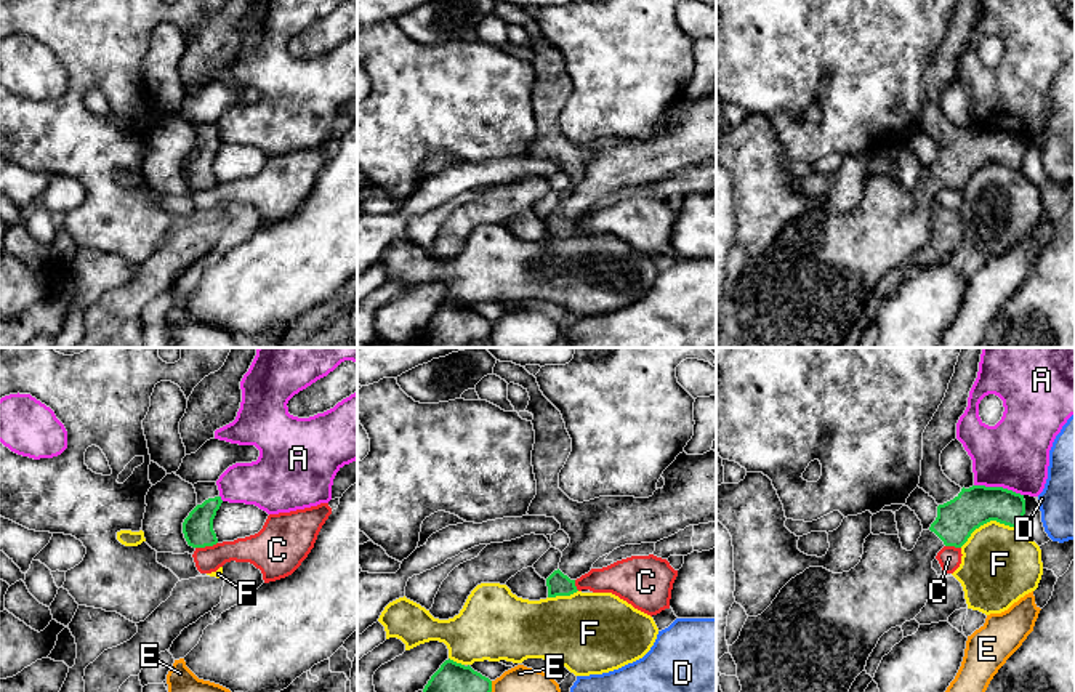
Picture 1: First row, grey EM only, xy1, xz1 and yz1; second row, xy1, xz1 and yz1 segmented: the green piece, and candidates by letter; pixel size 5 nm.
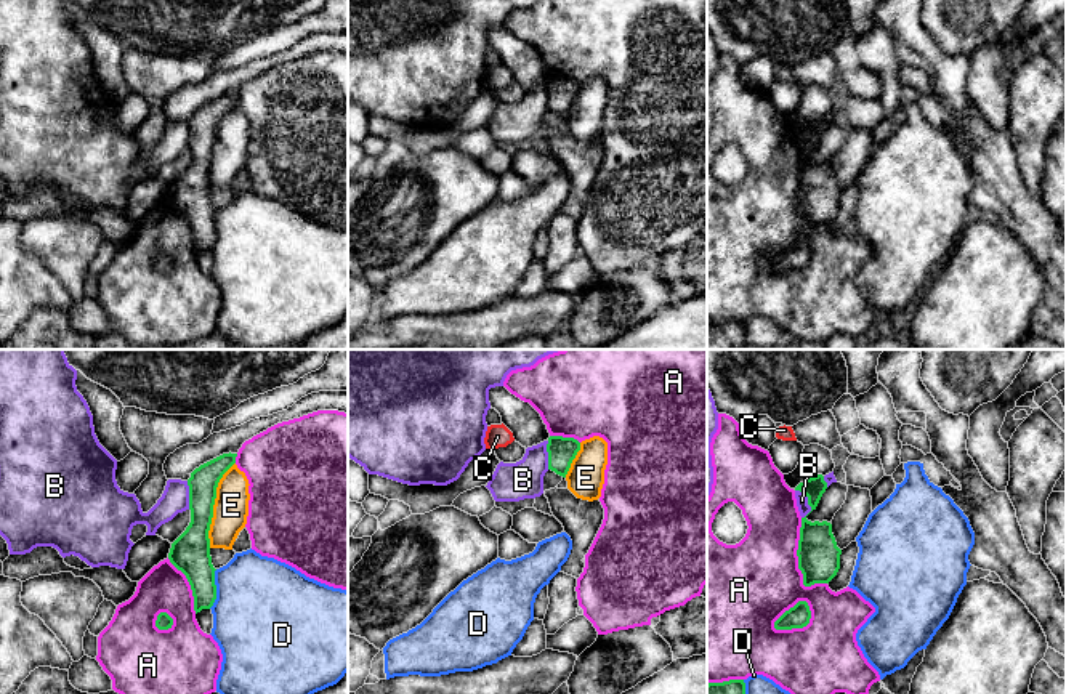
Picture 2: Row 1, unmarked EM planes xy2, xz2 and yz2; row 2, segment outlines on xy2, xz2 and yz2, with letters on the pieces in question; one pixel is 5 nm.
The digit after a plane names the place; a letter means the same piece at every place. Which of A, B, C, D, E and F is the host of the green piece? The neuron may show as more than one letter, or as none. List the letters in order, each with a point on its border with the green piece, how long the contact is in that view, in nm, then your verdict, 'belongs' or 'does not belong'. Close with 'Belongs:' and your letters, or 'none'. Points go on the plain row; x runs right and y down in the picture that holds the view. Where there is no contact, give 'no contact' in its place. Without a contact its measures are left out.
A: meets green in yz2 at (791, 249); contact 220 nm long; does not belong
B: meets green in yz2 at (808, 143); contact 160 nm long; does not belong
C: meets green in xy1 at (205, 186); contact 120 nm long; does not belong
D: meets green in xy2 at (215, 229); contact 200 nm long; does not belong
E: meets green in xy2 at (214, 145); contact 460 nm long; does not belong
F: meets green in yz1 at (989, 162); contact 320 nm long; does not belong
Belongs: none

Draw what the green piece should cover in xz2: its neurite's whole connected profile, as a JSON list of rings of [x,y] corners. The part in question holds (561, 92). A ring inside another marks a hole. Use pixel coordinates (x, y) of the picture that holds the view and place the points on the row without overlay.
[[[550,77],[547,85],[548,111],[566,119],[572,101],[580,91],[580,83],[574,79]]]

